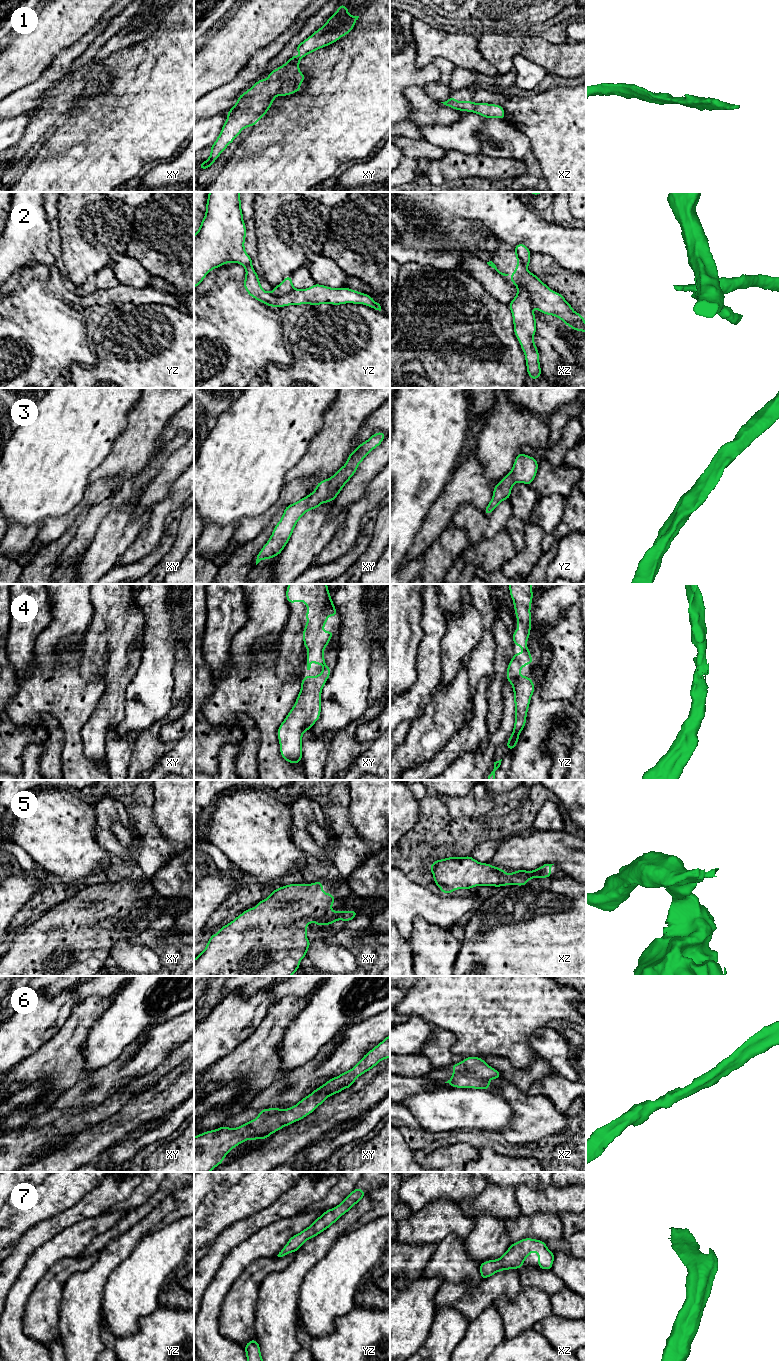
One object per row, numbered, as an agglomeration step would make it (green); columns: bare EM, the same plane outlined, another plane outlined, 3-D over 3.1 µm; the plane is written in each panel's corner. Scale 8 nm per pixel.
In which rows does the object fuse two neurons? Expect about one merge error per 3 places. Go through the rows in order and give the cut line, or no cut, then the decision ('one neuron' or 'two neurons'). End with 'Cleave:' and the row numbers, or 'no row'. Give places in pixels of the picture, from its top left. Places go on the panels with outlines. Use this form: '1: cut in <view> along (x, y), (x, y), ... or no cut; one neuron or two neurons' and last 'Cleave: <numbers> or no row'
1: no cut; one neuron
2: cut in xz along (516, 284), (521, 284), (527, 290), (533, 305); two neurons
3: no cut; one neuron
4: no cut; one neuron
5: no cut; one neuron
6: no cut; one neuron
7: no cut; one neuron
Cleave: 2

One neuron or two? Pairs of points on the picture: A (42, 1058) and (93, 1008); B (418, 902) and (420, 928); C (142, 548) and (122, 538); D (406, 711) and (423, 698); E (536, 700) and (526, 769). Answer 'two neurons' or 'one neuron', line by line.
A: one neuron
B: two neurons
C: two neurons
D: one neuron
E: one neuron

